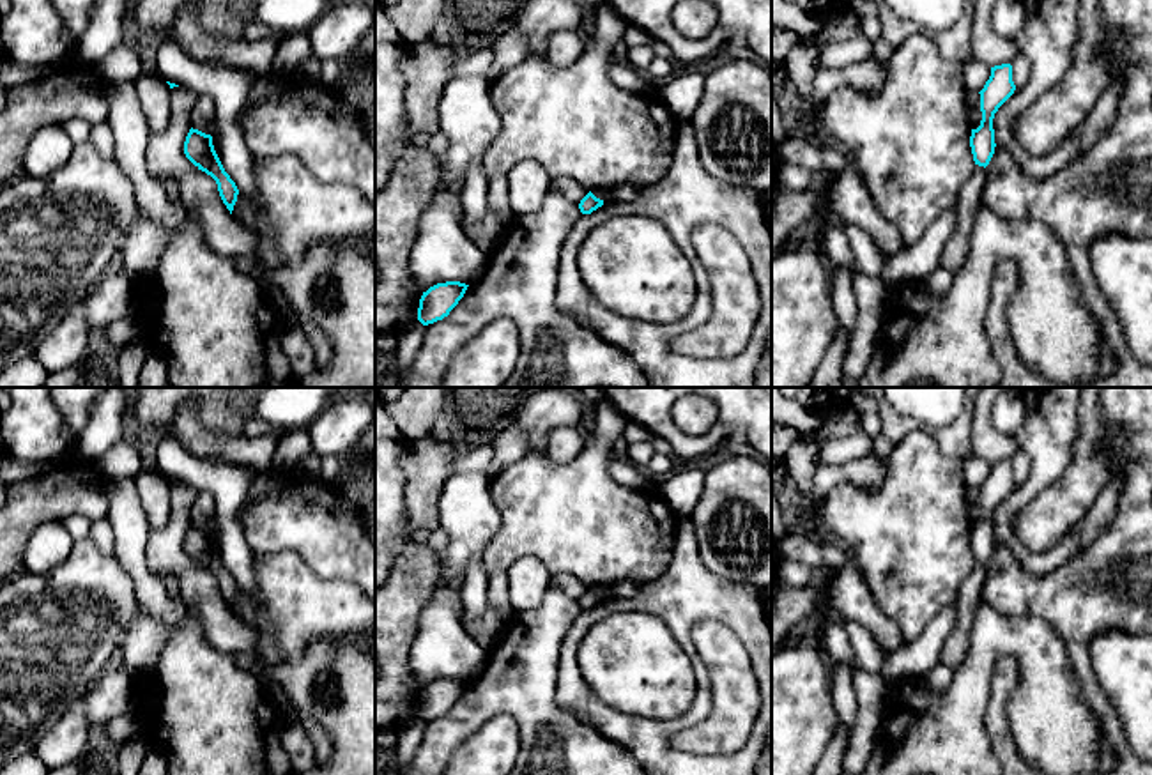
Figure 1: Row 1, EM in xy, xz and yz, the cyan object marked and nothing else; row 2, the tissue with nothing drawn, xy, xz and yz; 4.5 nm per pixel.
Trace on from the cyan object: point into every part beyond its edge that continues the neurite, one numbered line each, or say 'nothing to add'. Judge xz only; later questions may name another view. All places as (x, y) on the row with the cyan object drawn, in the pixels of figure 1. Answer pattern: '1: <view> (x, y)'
nothing to add

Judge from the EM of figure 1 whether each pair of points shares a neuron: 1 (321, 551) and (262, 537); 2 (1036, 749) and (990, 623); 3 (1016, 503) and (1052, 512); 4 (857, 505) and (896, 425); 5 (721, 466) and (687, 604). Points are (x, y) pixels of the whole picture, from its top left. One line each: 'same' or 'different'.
1: same
2: same
3: different
4: different
5: different

